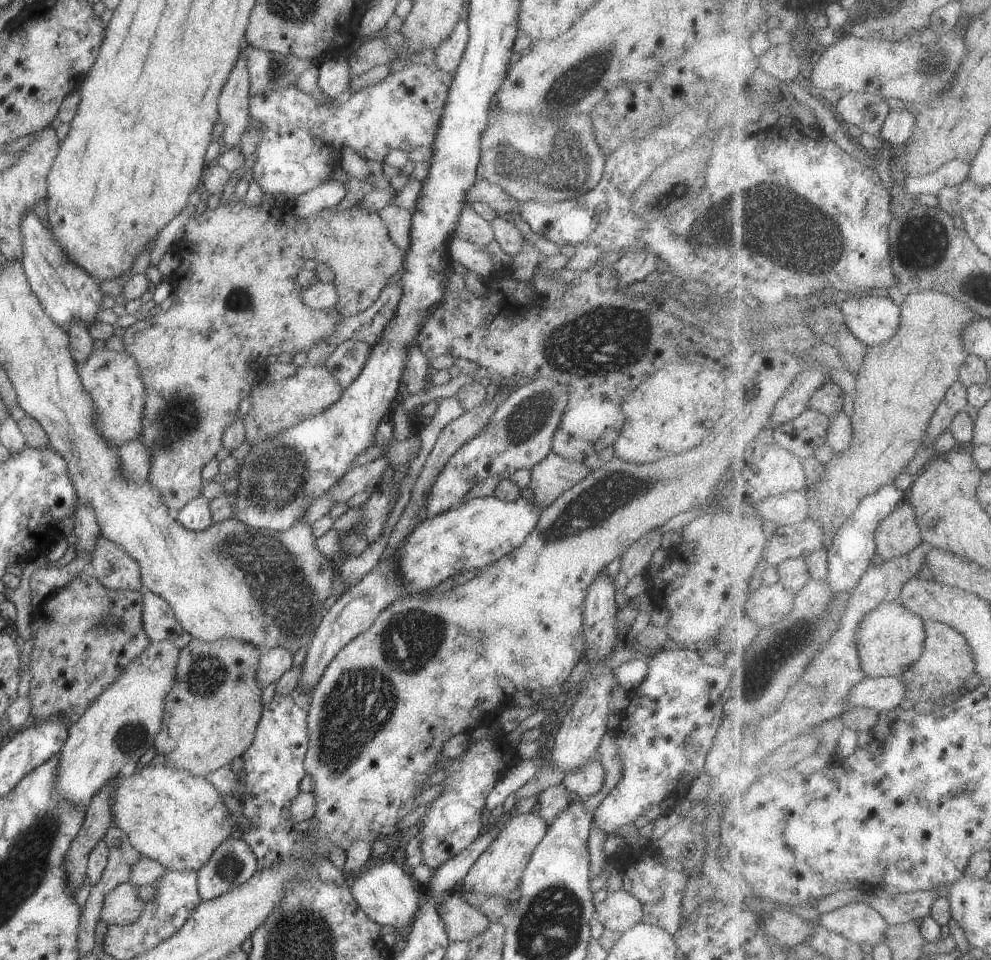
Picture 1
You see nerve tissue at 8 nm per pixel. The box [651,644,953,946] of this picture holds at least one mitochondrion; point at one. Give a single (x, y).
(819, 691)

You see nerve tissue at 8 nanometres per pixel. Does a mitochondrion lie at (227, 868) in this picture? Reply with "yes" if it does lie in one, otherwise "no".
yes

